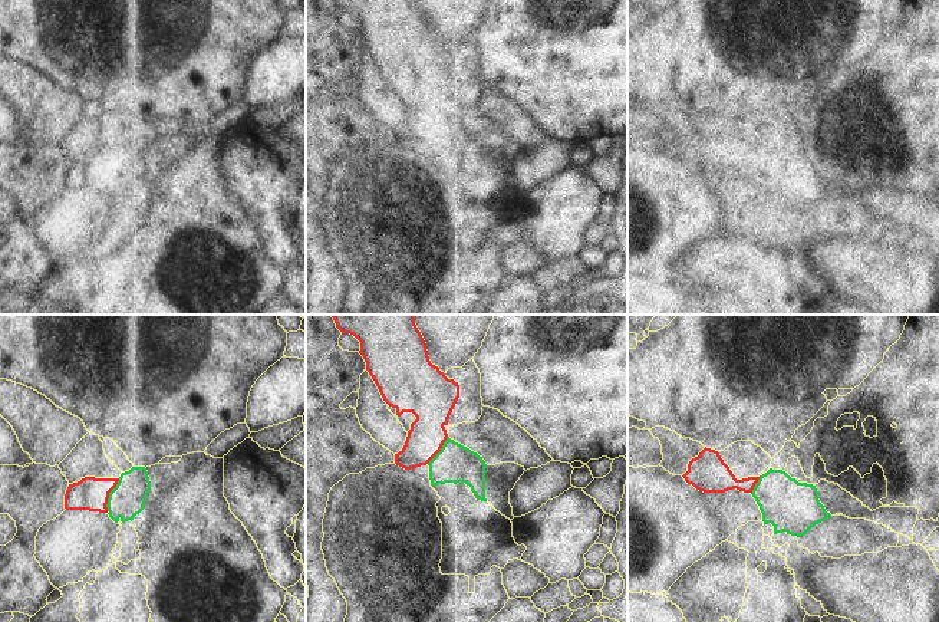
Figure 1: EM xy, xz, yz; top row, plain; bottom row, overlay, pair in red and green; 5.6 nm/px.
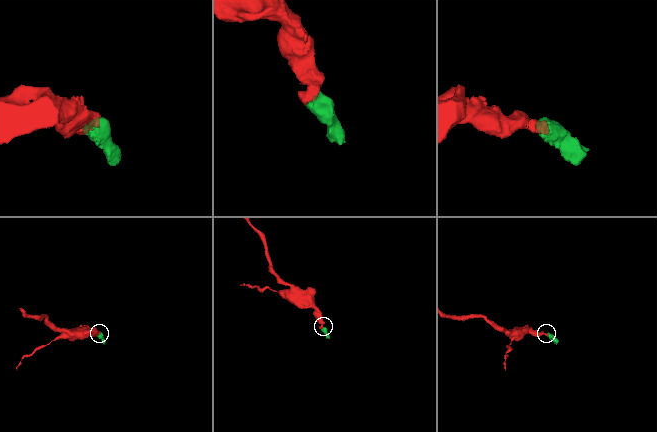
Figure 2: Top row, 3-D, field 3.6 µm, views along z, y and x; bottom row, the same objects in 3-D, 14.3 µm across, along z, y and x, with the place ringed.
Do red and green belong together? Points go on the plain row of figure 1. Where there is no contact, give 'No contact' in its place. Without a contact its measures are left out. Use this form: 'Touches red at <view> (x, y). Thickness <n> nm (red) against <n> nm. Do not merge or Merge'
Touches red at xy (108, 173). Thickness 180 nm (red) against 200 nm. Merge

